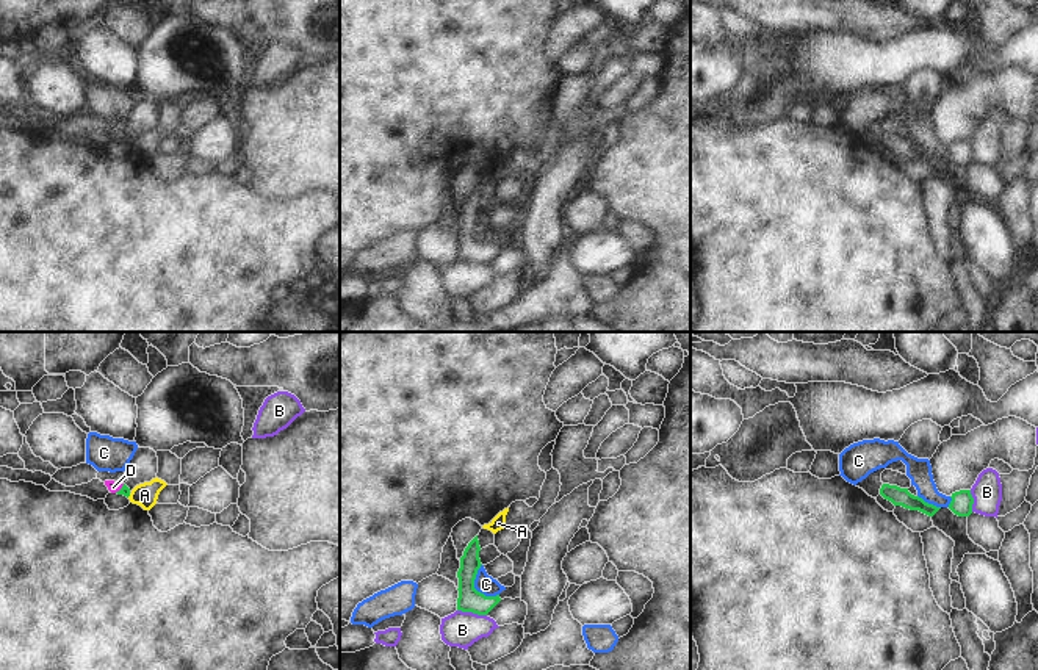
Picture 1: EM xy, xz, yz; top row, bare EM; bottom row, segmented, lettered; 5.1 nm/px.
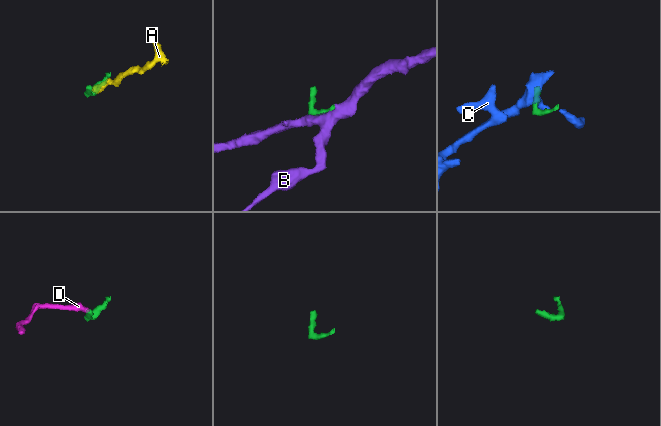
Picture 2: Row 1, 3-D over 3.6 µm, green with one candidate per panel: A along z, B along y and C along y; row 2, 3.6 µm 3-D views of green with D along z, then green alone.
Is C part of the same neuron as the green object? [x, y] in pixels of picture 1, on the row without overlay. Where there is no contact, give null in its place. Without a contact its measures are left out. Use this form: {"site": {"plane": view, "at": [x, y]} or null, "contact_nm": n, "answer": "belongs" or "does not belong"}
{"site": {"plane": "xz", "at": [473, 235]}, "contact_nm": 190, "answer": "does not belong"}

